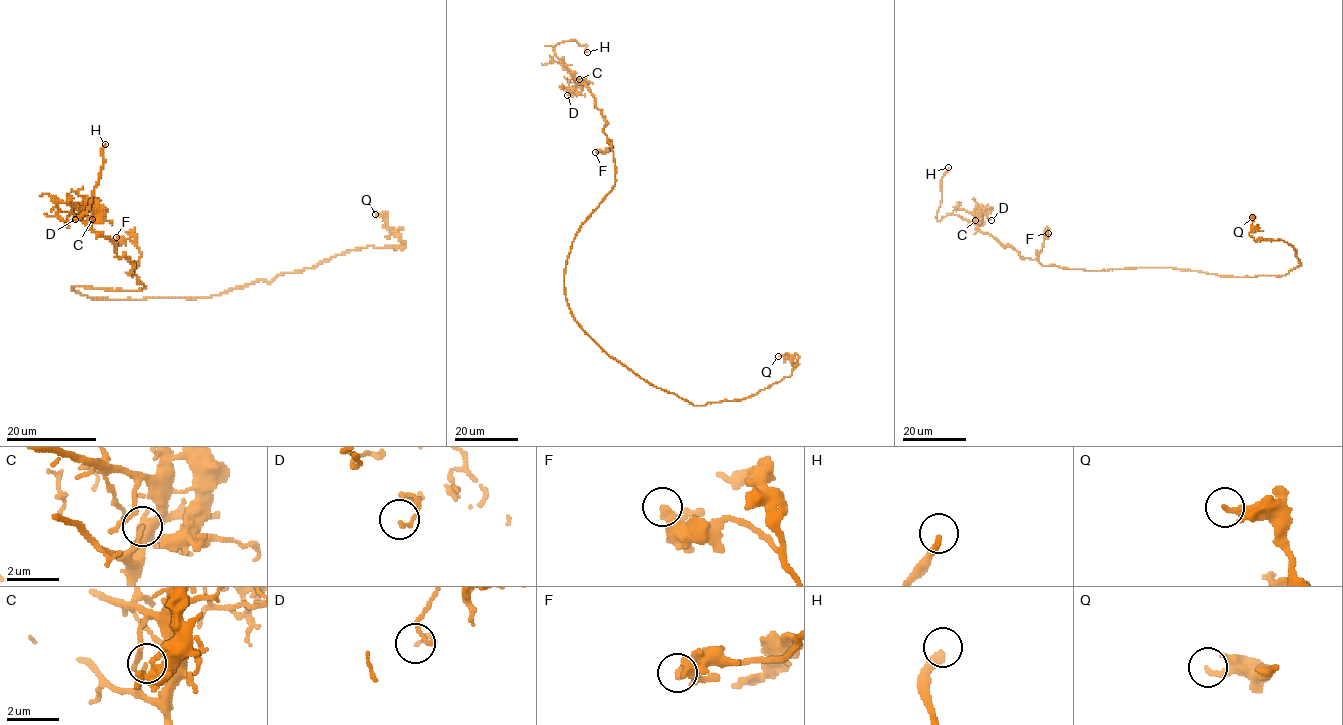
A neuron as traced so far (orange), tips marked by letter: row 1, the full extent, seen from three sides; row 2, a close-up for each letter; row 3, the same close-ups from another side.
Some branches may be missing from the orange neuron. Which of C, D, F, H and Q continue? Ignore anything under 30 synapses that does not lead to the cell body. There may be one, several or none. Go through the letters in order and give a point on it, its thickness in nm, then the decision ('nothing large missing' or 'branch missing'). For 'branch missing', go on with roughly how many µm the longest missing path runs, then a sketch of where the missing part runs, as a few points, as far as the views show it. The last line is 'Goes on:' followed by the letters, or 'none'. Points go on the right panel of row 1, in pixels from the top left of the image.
C: at (975, 220); 140 nm thick; nothing large missing
D: at (991, 220); 130 nm thick; nothing large missing
F: at (1048, 233); 240 nm thick; nothing large missing
H: at (948, 167); 280 nm thick; branch missing; about 5 µm are missing
Q: at (1252, 217); 240 nm thick; nothing large missing
Goes on: H

